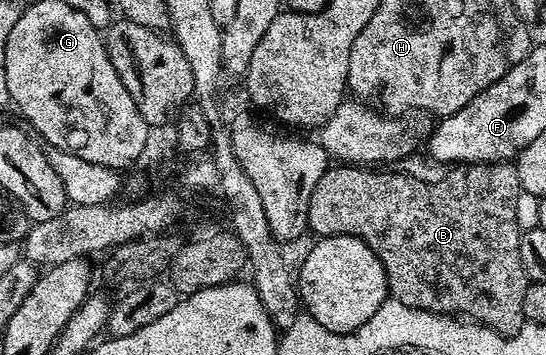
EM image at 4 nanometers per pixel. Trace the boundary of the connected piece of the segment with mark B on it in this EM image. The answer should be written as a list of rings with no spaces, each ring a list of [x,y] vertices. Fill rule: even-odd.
[[[503,161],[500,163],[463,163],[449,168],[450,171],[443,179],[435,183],[425,183],[422,179],[413,179],[410,175],[393,175],[390,169],[367,169],[362,165],[334,165],[326,170],[324,177],[316,181],[316,185],[310,194],[308,205],[307,228],[315,231],[315,236],[327,235],[351,235],[360,241],[364,241],[376,253],[376,257],[382,263],[386,274],[386,285],[389,294],[398,299],[404,305],[415,307],[421,311],[432,311],[435,315],[449,315],[451,317],[469,317],[477,321],[483,327],[491,327],[500,334],[516,335],[527,322],[524,313],[524,293],[528,286],[528,280],[524,273],[524,265],[520,261],[520,226],[518,227],[518,195],[523,194],[518,176],[518,168],[513,162]]]

